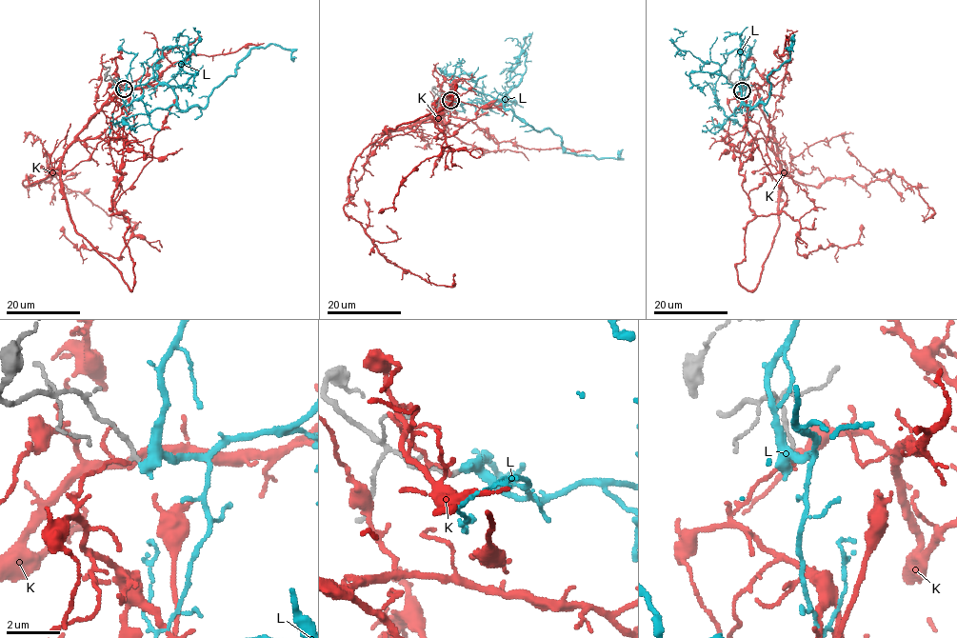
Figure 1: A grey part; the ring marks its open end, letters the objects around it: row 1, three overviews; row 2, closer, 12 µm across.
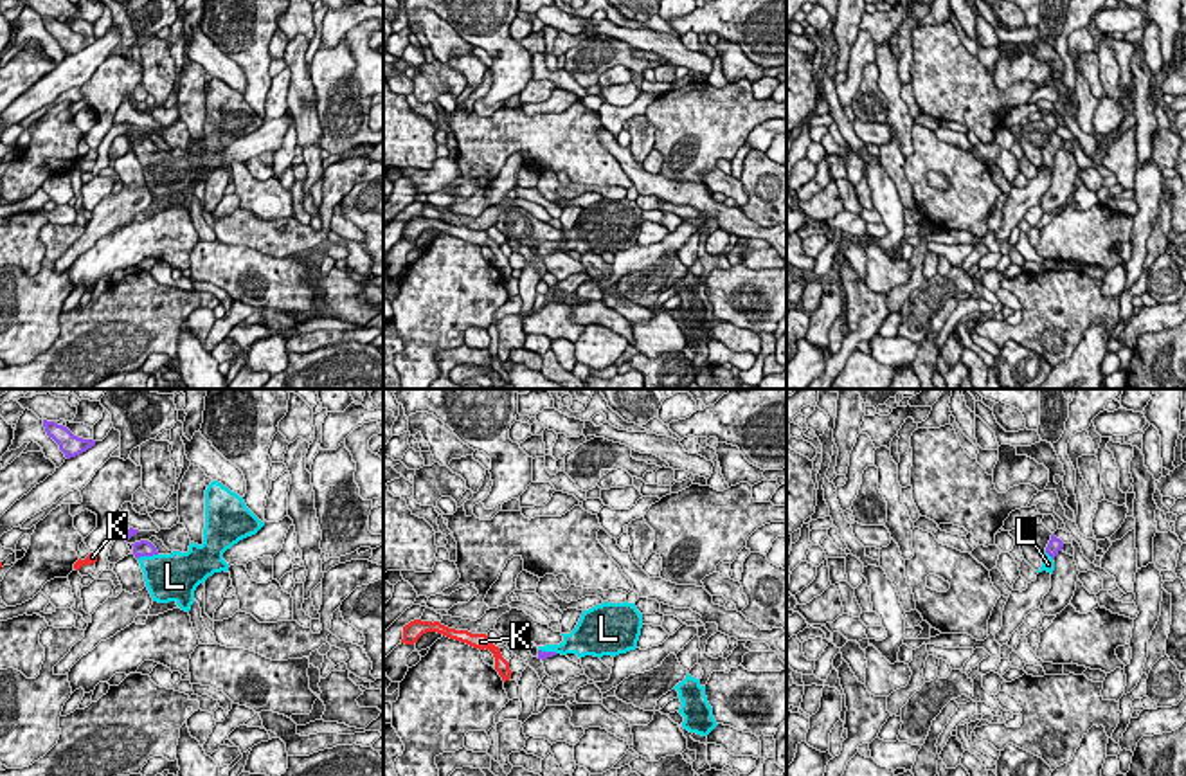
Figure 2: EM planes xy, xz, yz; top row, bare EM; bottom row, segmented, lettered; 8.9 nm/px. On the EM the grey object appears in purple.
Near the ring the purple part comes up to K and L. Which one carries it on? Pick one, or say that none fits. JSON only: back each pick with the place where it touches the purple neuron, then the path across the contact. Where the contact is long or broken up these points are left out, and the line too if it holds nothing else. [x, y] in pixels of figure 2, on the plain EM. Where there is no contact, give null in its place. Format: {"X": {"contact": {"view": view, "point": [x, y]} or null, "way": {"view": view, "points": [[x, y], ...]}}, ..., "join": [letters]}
{"L": {"contact": {"view": "xy", "point": [146, 152]}, "way": {"view": "xy", "points": [[143, 144], [146, 152], [166, 171]]}}, "join": ["L"]}

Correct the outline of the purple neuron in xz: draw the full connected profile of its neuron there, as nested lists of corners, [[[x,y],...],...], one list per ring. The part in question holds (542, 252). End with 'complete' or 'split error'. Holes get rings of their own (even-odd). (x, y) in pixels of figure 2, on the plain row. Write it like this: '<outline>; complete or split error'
[[[601,200],[583,207],[576,225],[571,230],[562,230],[560,241],[538,243],[538,256],[547,256],[556,250],[576,250],[603,254],[619,252],[637,245],[642,225],[642,211],[635,200]]]; split error

